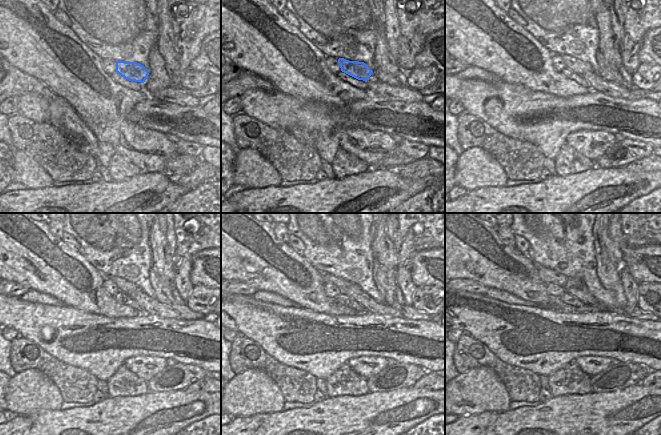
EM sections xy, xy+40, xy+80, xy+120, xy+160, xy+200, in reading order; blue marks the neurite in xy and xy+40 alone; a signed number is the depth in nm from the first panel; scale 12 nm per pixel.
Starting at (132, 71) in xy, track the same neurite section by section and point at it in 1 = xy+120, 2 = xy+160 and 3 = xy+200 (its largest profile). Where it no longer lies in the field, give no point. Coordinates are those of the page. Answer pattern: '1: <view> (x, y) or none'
1: xy+120 (123, 285)
2: xy+160 (339, 282)
3: xy+200 (547, 275)

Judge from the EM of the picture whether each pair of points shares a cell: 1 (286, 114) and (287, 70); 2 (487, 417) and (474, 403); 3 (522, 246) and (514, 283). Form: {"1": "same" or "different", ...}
{"1": "different", "2": "different", "3": "different"}

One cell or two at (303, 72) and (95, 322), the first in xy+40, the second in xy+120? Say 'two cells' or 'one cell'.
two cells

